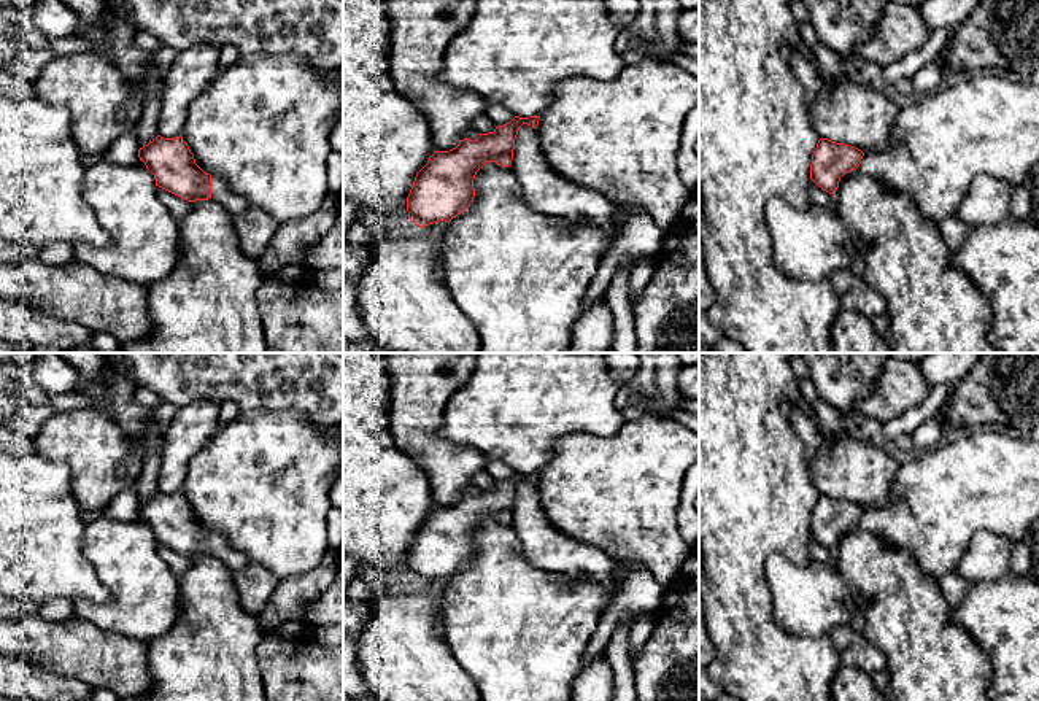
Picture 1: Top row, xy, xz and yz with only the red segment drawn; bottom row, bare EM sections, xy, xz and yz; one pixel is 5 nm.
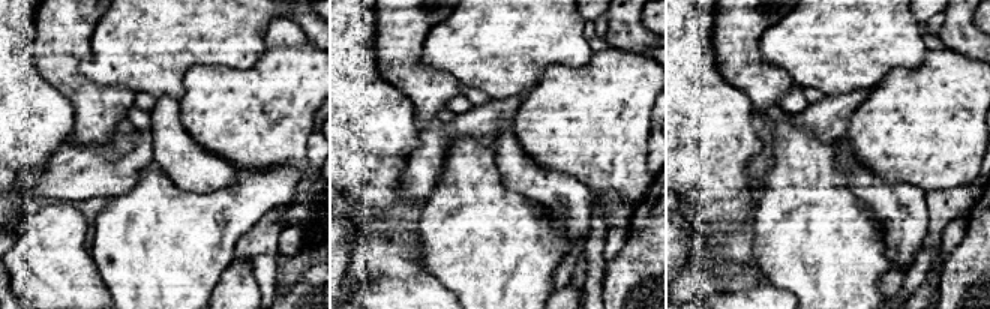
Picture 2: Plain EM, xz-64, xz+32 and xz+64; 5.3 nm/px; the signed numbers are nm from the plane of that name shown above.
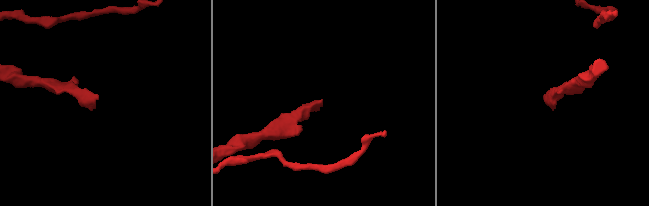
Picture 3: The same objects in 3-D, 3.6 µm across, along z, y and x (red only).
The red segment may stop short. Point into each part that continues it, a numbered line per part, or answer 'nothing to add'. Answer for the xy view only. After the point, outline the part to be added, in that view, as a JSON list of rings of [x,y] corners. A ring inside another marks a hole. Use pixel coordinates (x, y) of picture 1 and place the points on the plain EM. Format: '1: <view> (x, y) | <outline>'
1: xy (221, 547) | [[[211,531],[211,556],[219,558],[232,572],[251,564],[248,556],[235,548],[226,536],[218,531]]]

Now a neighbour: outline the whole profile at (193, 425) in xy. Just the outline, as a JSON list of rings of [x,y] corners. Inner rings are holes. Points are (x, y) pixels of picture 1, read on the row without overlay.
[[[197,401],[180,407],[162,436],[162,463],[159,491],[180,493],[191,459],[202,451],[219,424],[221,405],[211,401]]]

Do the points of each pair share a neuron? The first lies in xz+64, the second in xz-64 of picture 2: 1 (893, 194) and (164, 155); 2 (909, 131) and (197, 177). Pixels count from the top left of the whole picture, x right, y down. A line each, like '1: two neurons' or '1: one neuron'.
1: one neuron
2: two neurons

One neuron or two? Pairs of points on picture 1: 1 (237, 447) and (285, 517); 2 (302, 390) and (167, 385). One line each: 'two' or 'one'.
1: one
2: one

